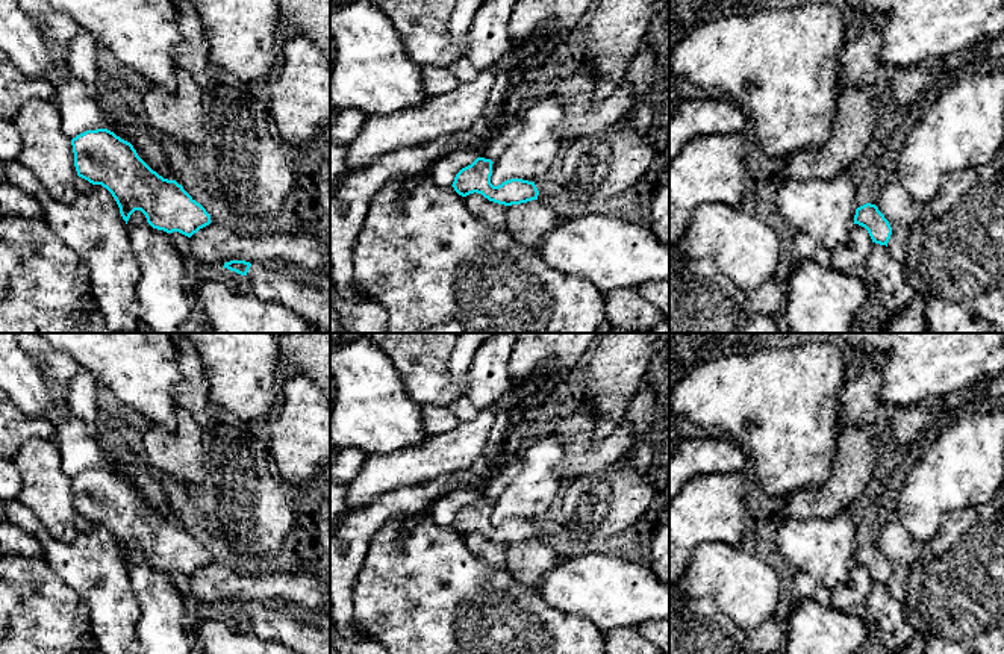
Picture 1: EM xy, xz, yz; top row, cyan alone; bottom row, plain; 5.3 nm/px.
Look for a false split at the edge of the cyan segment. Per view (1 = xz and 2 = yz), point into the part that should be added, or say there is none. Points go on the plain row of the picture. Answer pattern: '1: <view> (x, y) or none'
1: none
2: none

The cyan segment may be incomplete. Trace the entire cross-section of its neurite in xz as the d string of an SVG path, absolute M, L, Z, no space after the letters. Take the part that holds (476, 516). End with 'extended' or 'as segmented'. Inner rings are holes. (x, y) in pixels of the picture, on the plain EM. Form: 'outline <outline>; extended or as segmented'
outline M477 497L456 513L451 525L462 536L477 531L489 540L504 545L538 539L539 530L535 521L510 518L494 525L491 522L492 503L491 498Z; as segmented

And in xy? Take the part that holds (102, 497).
outline M86 469L73 477L71 484L77 515L106 527L126 563L135 550L141 550L153 568L191 577L212 562L182 524L153 510L133 484L114 471Z; as segmented

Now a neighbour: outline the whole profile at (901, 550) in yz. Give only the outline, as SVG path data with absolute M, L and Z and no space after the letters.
M895 515L886 519L875 545L892 566L887 590L900 604L904 604L907 596L907 580L924 543L910 537L906 527Z

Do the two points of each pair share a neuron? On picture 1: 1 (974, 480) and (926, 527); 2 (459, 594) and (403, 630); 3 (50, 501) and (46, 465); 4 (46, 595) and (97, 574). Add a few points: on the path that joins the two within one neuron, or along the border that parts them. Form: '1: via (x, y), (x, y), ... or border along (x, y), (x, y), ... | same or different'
1: via (960, 485), (932, 513) | same
2: via (445, 607), (424, 609), (417, 616) | same
3: via (47, 492), (46, 474) | same
4: border along (44, 560), (87, 601), (88, 616) | different

